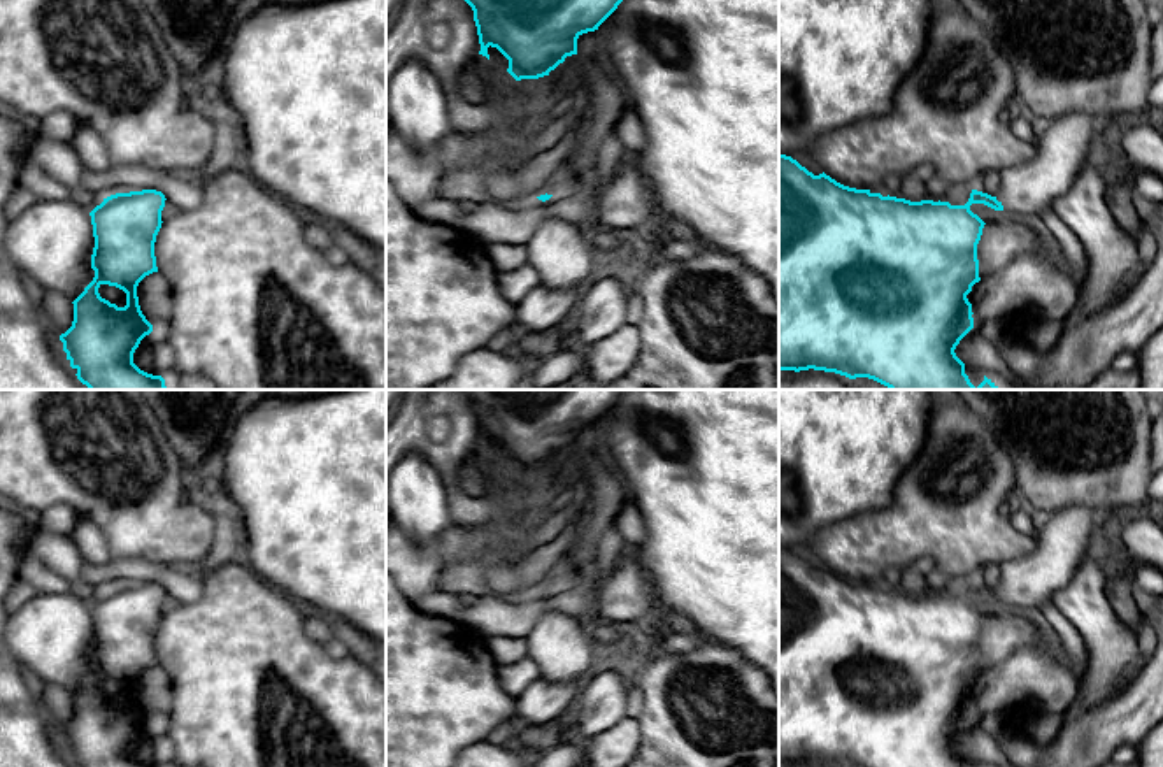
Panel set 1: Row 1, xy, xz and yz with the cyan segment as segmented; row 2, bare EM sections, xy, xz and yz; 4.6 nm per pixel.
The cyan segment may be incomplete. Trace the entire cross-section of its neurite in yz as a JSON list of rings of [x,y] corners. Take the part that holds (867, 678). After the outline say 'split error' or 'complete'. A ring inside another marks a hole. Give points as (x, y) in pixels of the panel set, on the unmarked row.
[[[1067,505],[1051,516],[1038,518],[1035,534],[1037,548],[1021,558],[1000,565],[1002,581],[996,590],[972,583],[965,599],[951,599],[949,595],[940,593],[910,595],[889,588],[882,590],[870,583],[849,581],[824,565],[814,569],[791,549],[779,548],[779,763],[800,765],[814,762],[835,767],[965,767],[965,756],[956,749],[954,742],[974,721],[972,697],[967,688],[972,685],[972,679],[981,674],[977,637],[986,618],[970,604],[970,599],[984,597],[1014,611],[1035,613],[1044,602],[1049,602],[1070,583],[1082,558],[1095,549],[1100,525],[1114,514],[1117,513],[1110,507]]] | split error

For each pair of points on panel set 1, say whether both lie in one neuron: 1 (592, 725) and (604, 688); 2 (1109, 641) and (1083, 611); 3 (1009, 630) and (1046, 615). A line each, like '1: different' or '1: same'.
1: same
2: same
3: different

